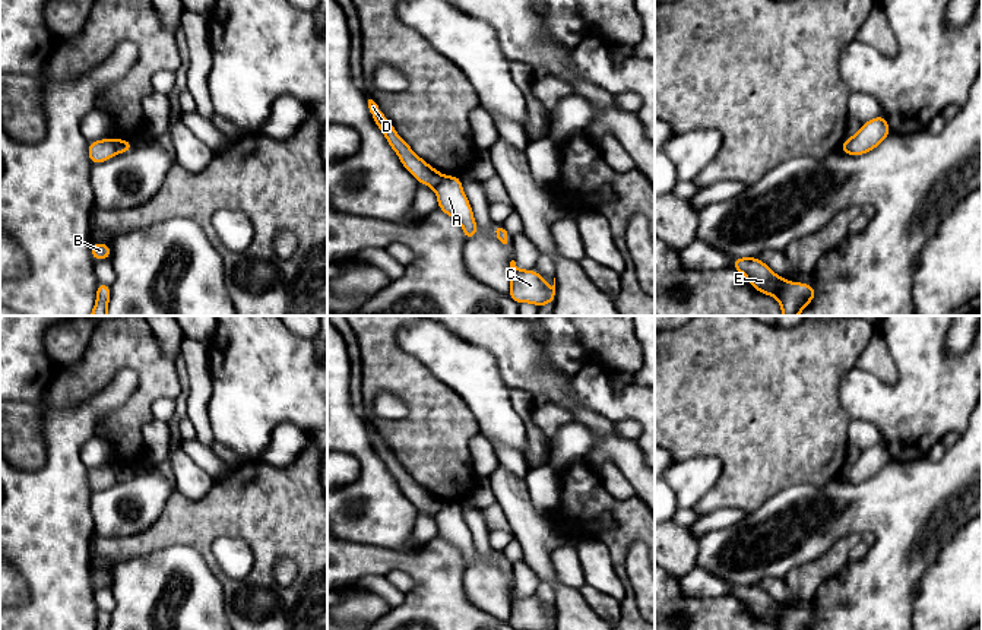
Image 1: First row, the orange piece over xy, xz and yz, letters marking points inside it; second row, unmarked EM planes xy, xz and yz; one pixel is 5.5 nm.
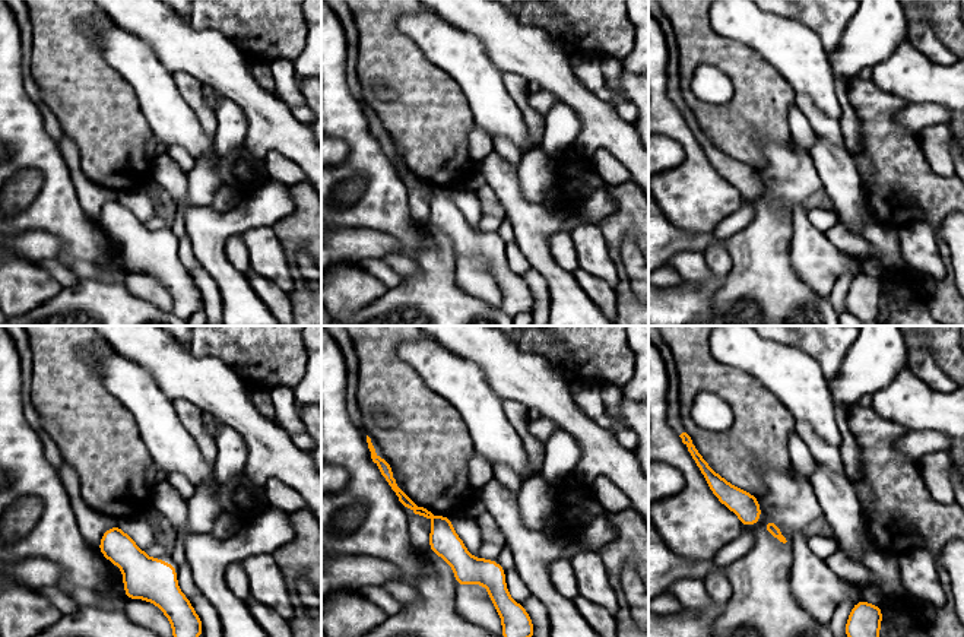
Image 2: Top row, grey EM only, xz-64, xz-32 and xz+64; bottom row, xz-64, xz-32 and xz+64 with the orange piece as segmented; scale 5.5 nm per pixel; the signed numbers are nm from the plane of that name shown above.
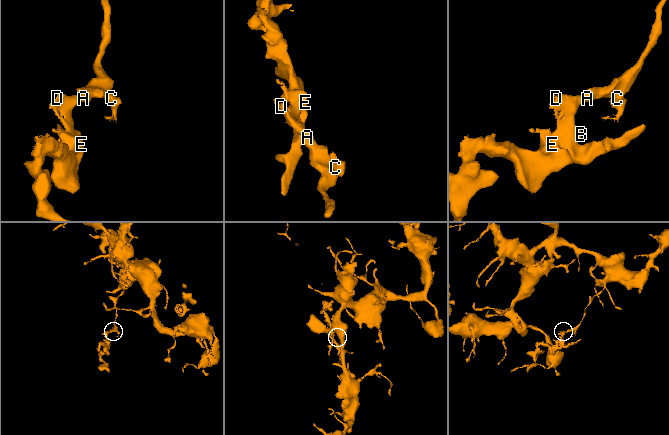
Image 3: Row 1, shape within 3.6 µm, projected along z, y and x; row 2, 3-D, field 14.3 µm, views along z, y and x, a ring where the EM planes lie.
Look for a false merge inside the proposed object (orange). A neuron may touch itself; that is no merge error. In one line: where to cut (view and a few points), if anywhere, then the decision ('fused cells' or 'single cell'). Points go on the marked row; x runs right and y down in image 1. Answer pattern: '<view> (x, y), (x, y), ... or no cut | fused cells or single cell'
xy (113, 139), (117, 152) | fused cells

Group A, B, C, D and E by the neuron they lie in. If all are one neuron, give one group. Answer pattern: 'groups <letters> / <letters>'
groups A C / B D E

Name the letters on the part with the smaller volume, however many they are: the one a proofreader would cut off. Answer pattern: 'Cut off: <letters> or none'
Cut off: B, D, E

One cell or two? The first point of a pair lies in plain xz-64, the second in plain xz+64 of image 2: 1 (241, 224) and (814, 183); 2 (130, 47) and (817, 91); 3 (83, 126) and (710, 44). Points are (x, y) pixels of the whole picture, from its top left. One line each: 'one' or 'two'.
1: two
2: one
3: one

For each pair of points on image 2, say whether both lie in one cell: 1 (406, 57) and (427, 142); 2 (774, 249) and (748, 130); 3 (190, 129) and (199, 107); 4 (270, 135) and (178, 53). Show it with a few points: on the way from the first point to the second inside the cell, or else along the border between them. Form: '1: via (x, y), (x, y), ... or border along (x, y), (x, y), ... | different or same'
1: via (414, 78), (427, 100), (427, 121) | same
2: border along (771, 139), (761, 145), (766, 164), (758, 171) | different
3: border along (176, 86), (200, 126), (213, 136) | different
4: via (260, 108), (205, 53) | same

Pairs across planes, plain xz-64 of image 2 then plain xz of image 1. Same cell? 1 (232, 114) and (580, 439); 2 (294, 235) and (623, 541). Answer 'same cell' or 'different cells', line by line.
1: same cell
2: same cell

